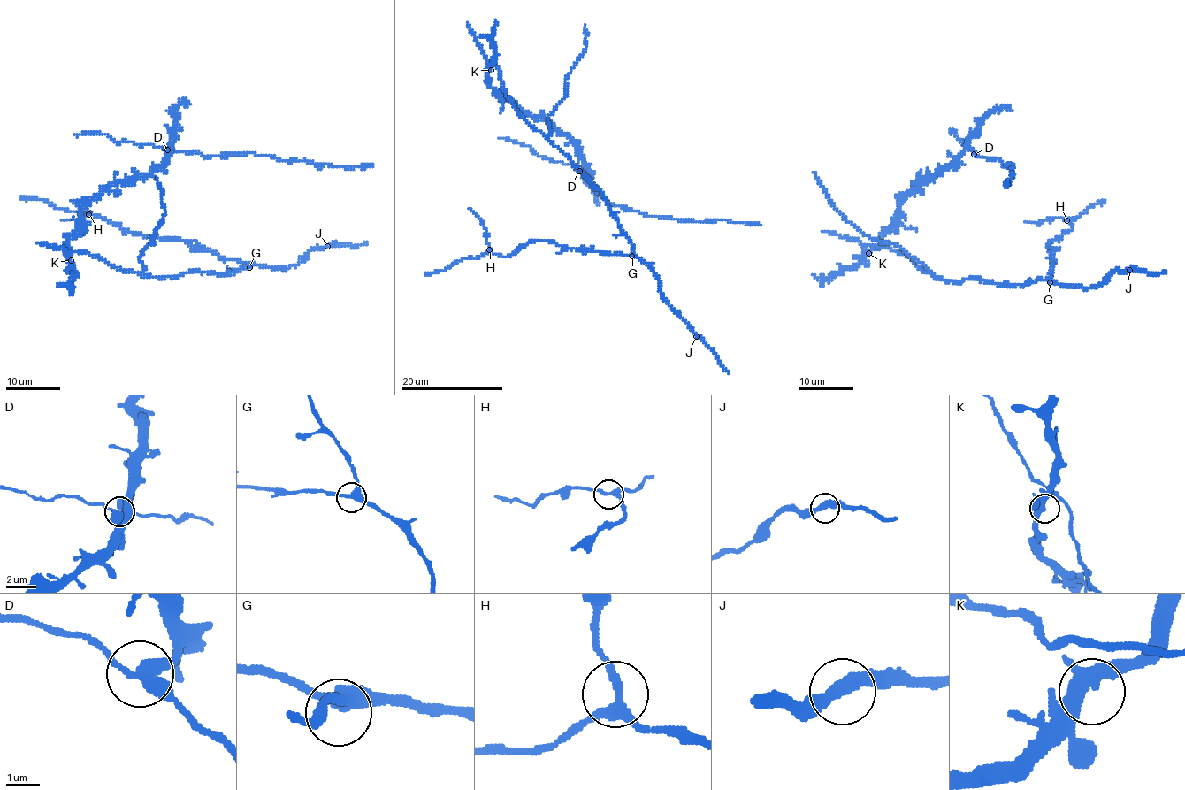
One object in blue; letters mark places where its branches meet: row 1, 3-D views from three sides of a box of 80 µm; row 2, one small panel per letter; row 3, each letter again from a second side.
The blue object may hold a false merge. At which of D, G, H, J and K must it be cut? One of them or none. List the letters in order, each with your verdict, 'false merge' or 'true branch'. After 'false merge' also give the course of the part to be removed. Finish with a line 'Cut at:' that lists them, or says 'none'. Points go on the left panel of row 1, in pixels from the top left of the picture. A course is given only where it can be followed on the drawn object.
D: true branch
G: true branch
H: true branch
J: true branch
K: true branch
Cut at: none

